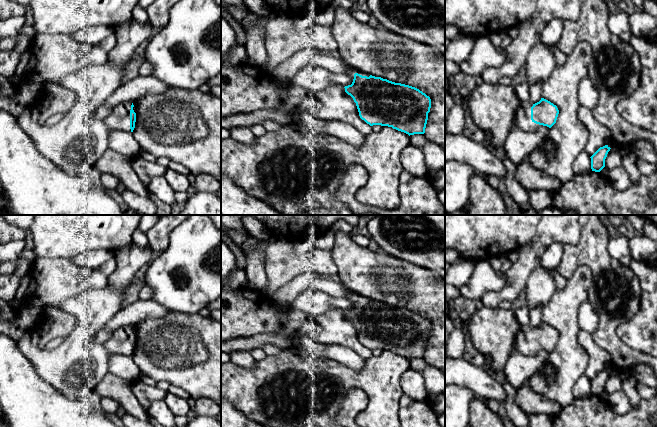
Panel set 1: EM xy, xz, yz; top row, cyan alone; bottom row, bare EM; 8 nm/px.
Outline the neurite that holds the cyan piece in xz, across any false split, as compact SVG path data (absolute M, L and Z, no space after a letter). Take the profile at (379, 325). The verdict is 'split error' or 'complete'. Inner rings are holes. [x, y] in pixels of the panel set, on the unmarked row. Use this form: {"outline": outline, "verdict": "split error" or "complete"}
{"outline": "M352 293L347 299L353 304L353 306L351 309L344 311L345 316L353 322L354 326L356 327L360 342L367 348L370 350L381 349L392 351L393 353L408 358L409 360L425 357L428 337L430 336L431 332L431 323L425 317L415 311L401 307L395 307L355 293Z", "verdict": "split error"}

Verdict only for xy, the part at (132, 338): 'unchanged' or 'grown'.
grown

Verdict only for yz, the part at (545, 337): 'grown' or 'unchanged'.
grown

